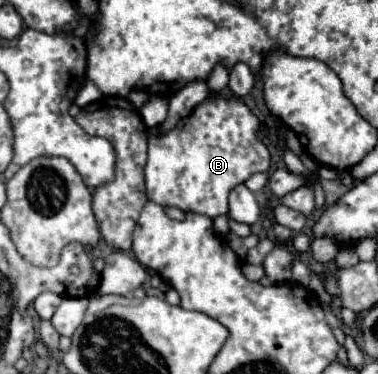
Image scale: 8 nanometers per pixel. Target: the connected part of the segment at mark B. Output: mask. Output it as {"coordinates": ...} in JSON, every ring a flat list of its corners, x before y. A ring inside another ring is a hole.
{"coordinates":[[216,97,200,103,194,113,180,121,168,135,156,137,150,129,146,193,148,199,182,211,196,211,214,219,228,213,228,193,256,171,268,171,270,153,256,137,260,121,250,113,242,99]]}

